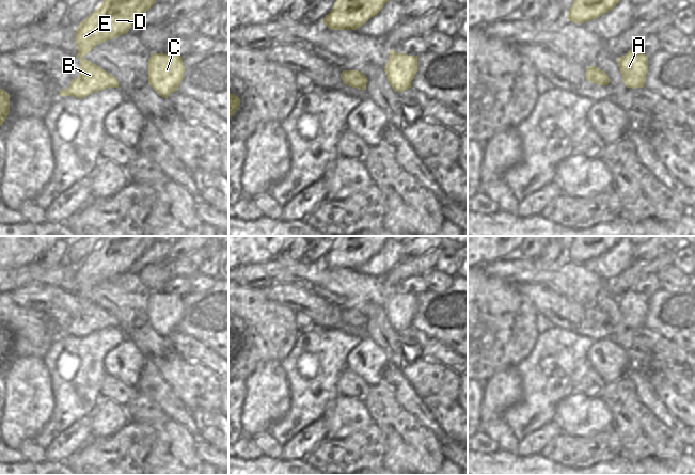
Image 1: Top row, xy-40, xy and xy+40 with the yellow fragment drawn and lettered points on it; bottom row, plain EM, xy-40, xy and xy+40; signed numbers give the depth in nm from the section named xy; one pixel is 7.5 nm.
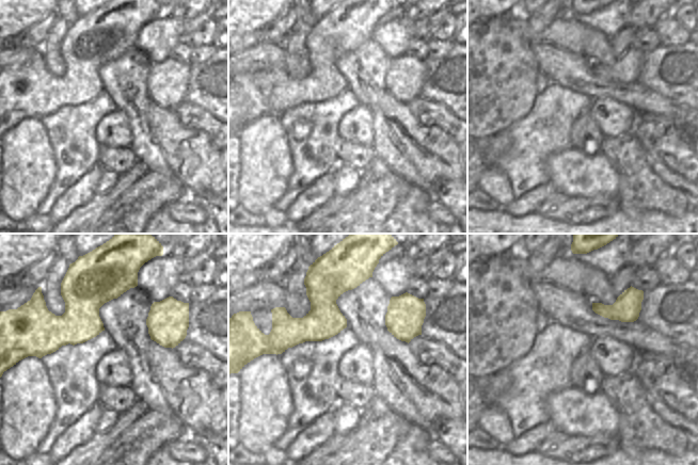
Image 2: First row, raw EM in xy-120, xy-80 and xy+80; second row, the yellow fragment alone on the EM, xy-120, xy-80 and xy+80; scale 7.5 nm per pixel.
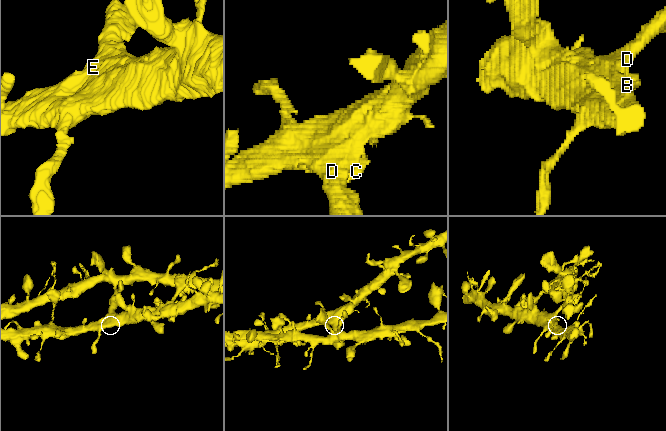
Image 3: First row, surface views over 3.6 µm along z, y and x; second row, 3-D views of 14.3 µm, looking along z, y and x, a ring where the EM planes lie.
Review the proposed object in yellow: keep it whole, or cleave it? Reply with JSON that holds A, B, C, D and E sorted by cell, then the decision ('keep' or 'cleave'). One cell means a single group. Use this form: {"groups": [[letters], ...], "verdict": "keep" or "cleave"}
{"groups": [["A", "B", "C", "D", "E"]], "verdict": "keep"}

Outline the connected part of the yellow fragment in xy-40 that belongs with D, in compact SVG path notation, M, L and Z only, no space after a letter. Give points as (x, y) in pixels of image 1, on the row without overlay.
M105 236L76 268L80 315L72 318L66 329L59 329L59 335L85 337L107 327L119 327L115 316L83 296L96 284L127 273L156 241L155 236Z

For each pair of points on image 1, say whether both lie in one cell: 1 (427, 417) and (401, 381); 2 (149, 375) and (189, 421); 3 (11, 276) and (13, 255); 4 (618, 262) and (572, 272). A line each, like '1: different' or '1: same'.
1: same
2: same
3: different
4: different

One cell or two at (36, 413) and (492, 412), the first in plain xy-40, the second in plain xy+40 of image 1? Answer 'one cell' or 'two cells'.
one cell

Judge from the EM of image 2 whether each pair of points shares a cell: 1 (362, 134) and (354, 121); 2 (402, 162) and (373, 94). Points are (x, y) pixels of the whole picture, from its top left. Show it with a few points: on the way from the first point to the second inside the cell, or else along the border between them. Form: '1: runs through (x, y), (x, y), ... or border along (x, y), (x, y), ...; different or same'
1: runs through (361, 131), (358, 124); same
2: runs through (385, 145), (376, 111); same

